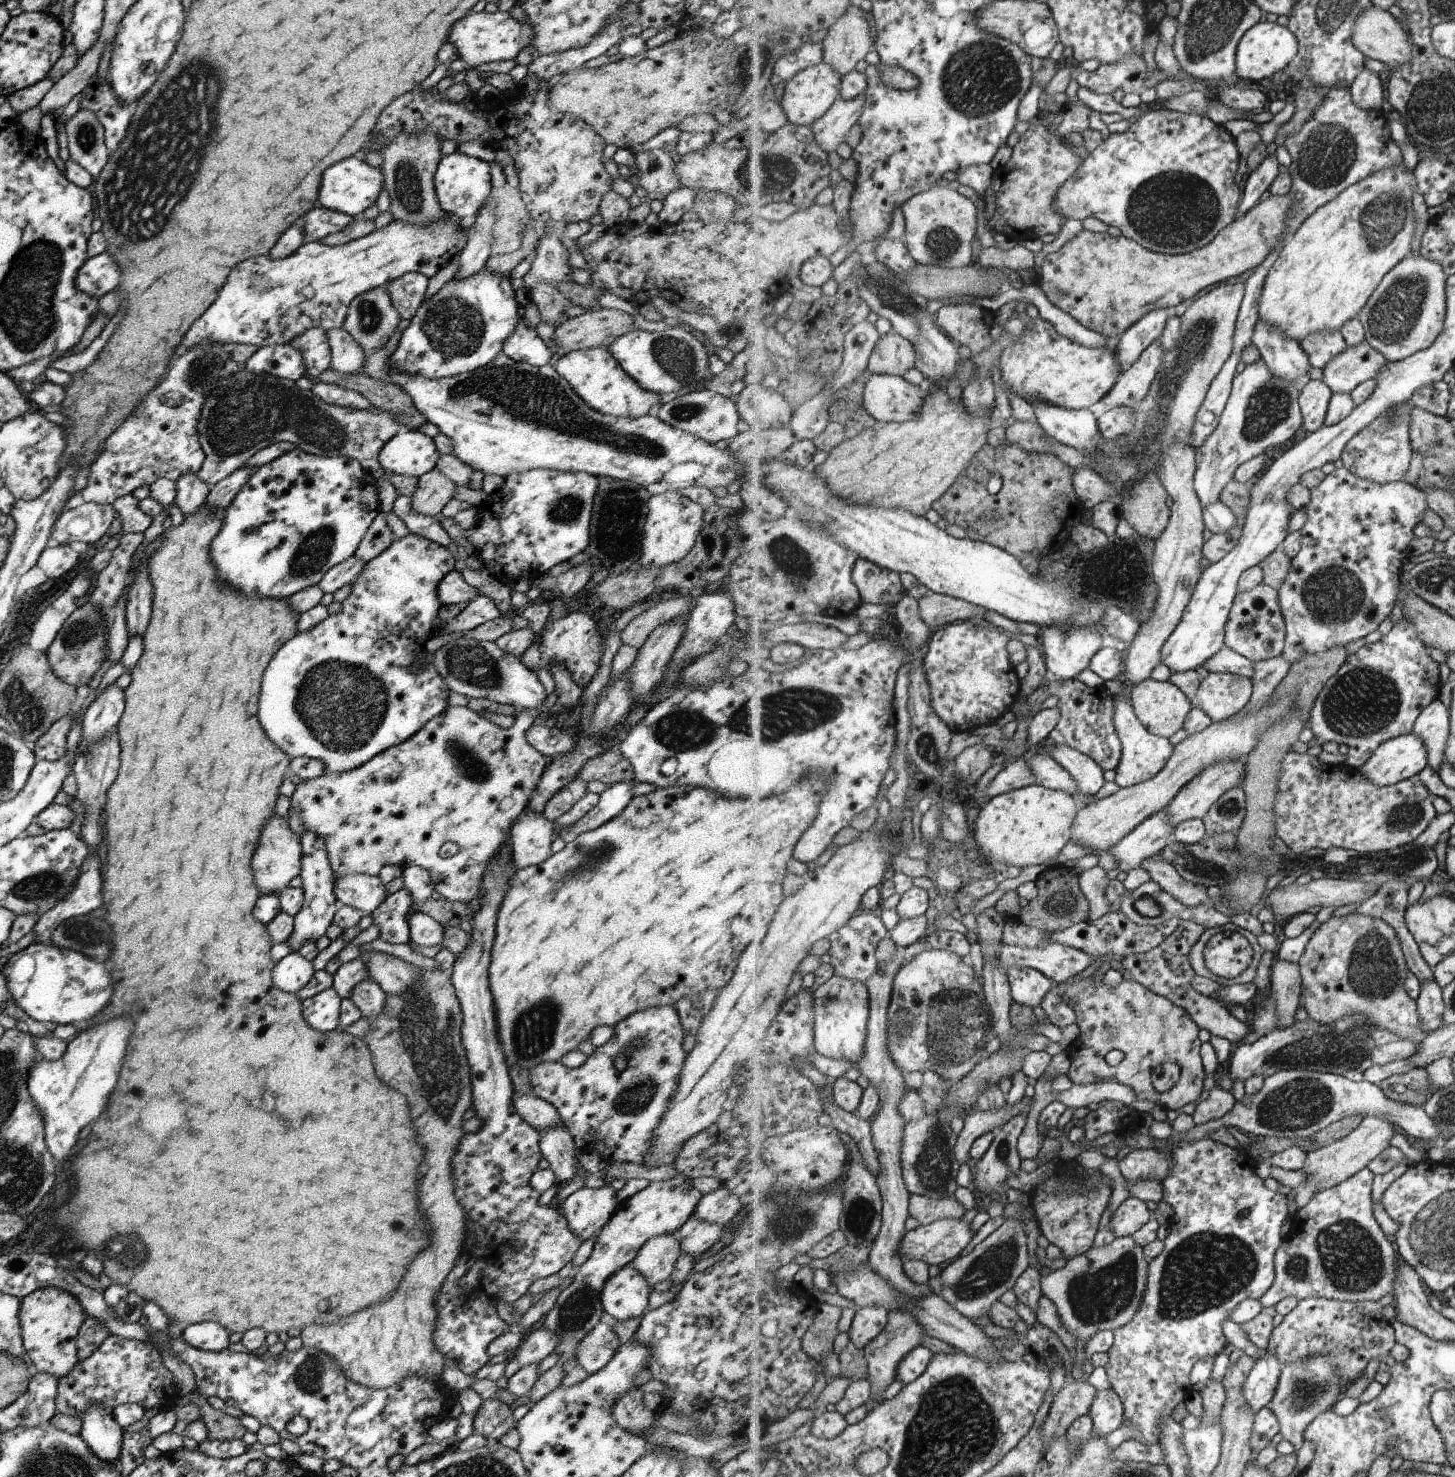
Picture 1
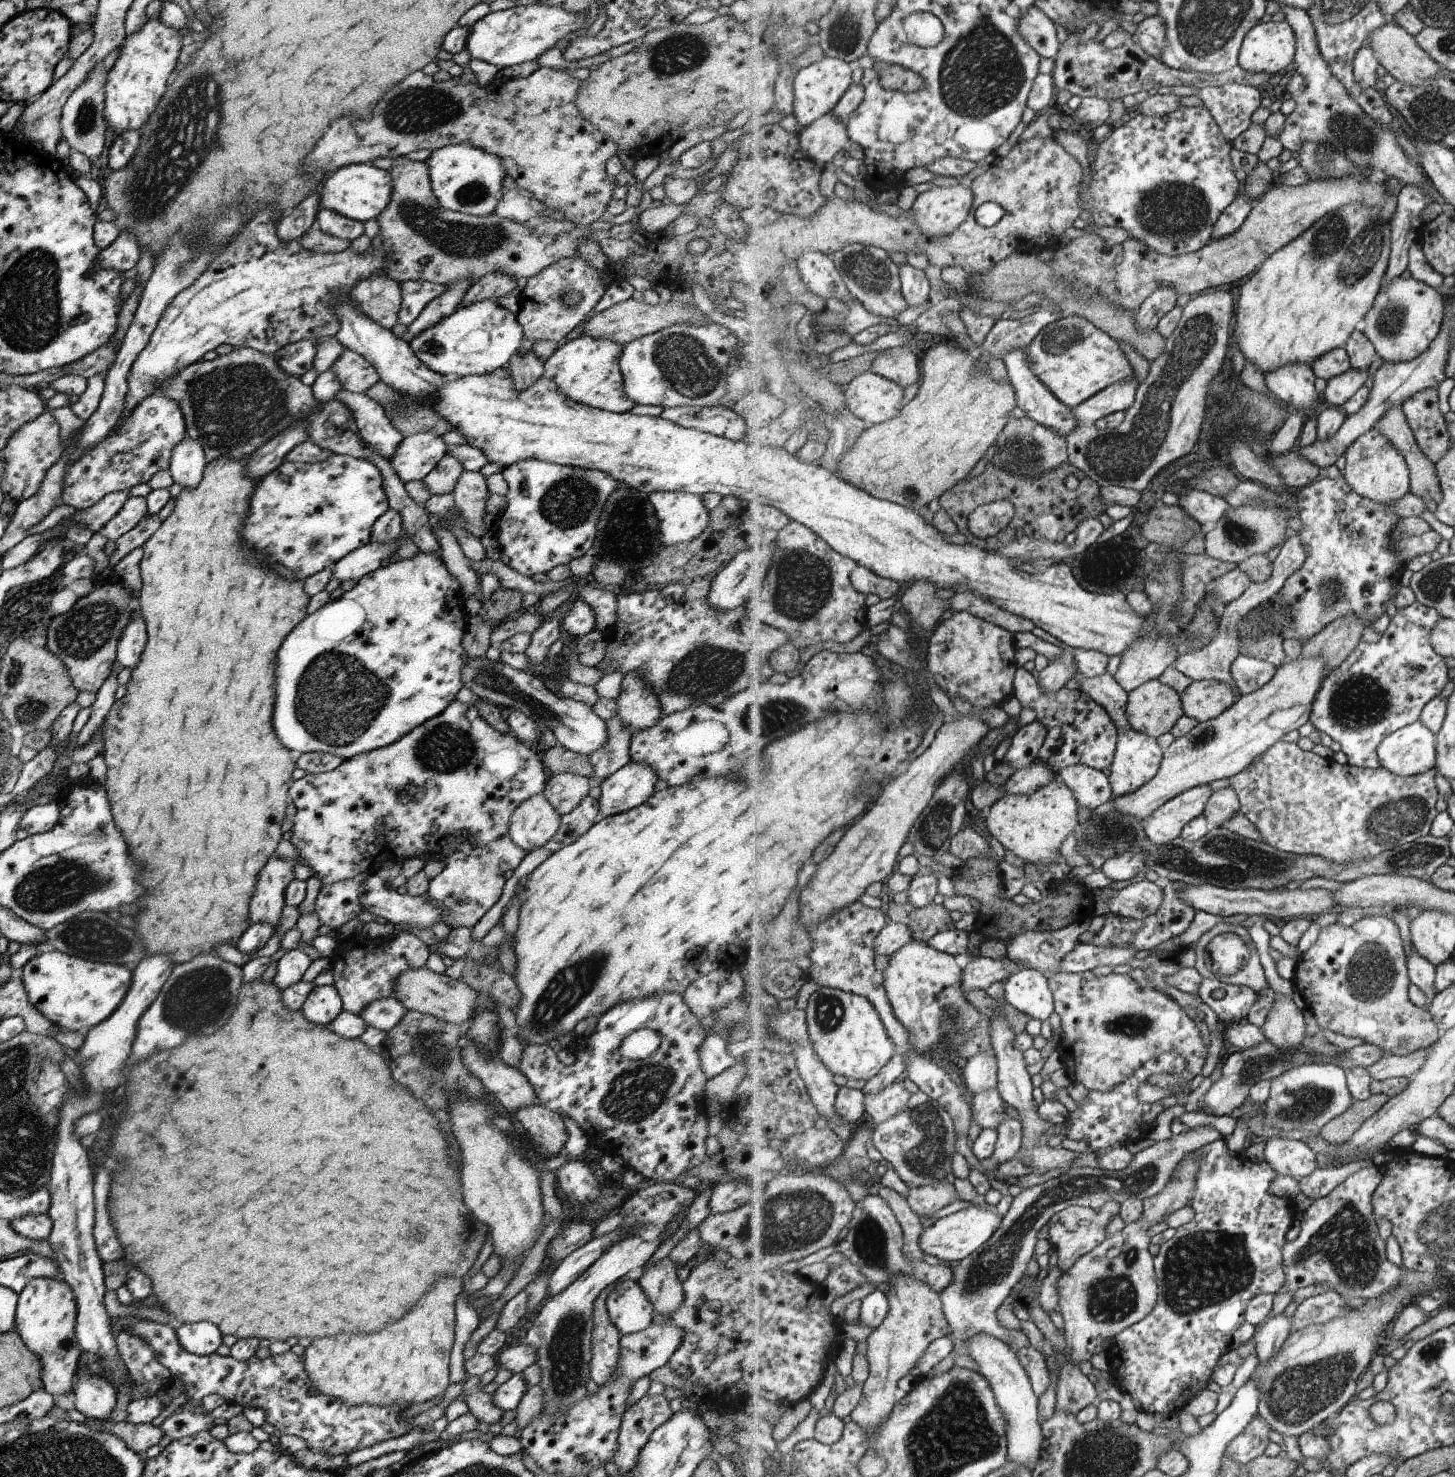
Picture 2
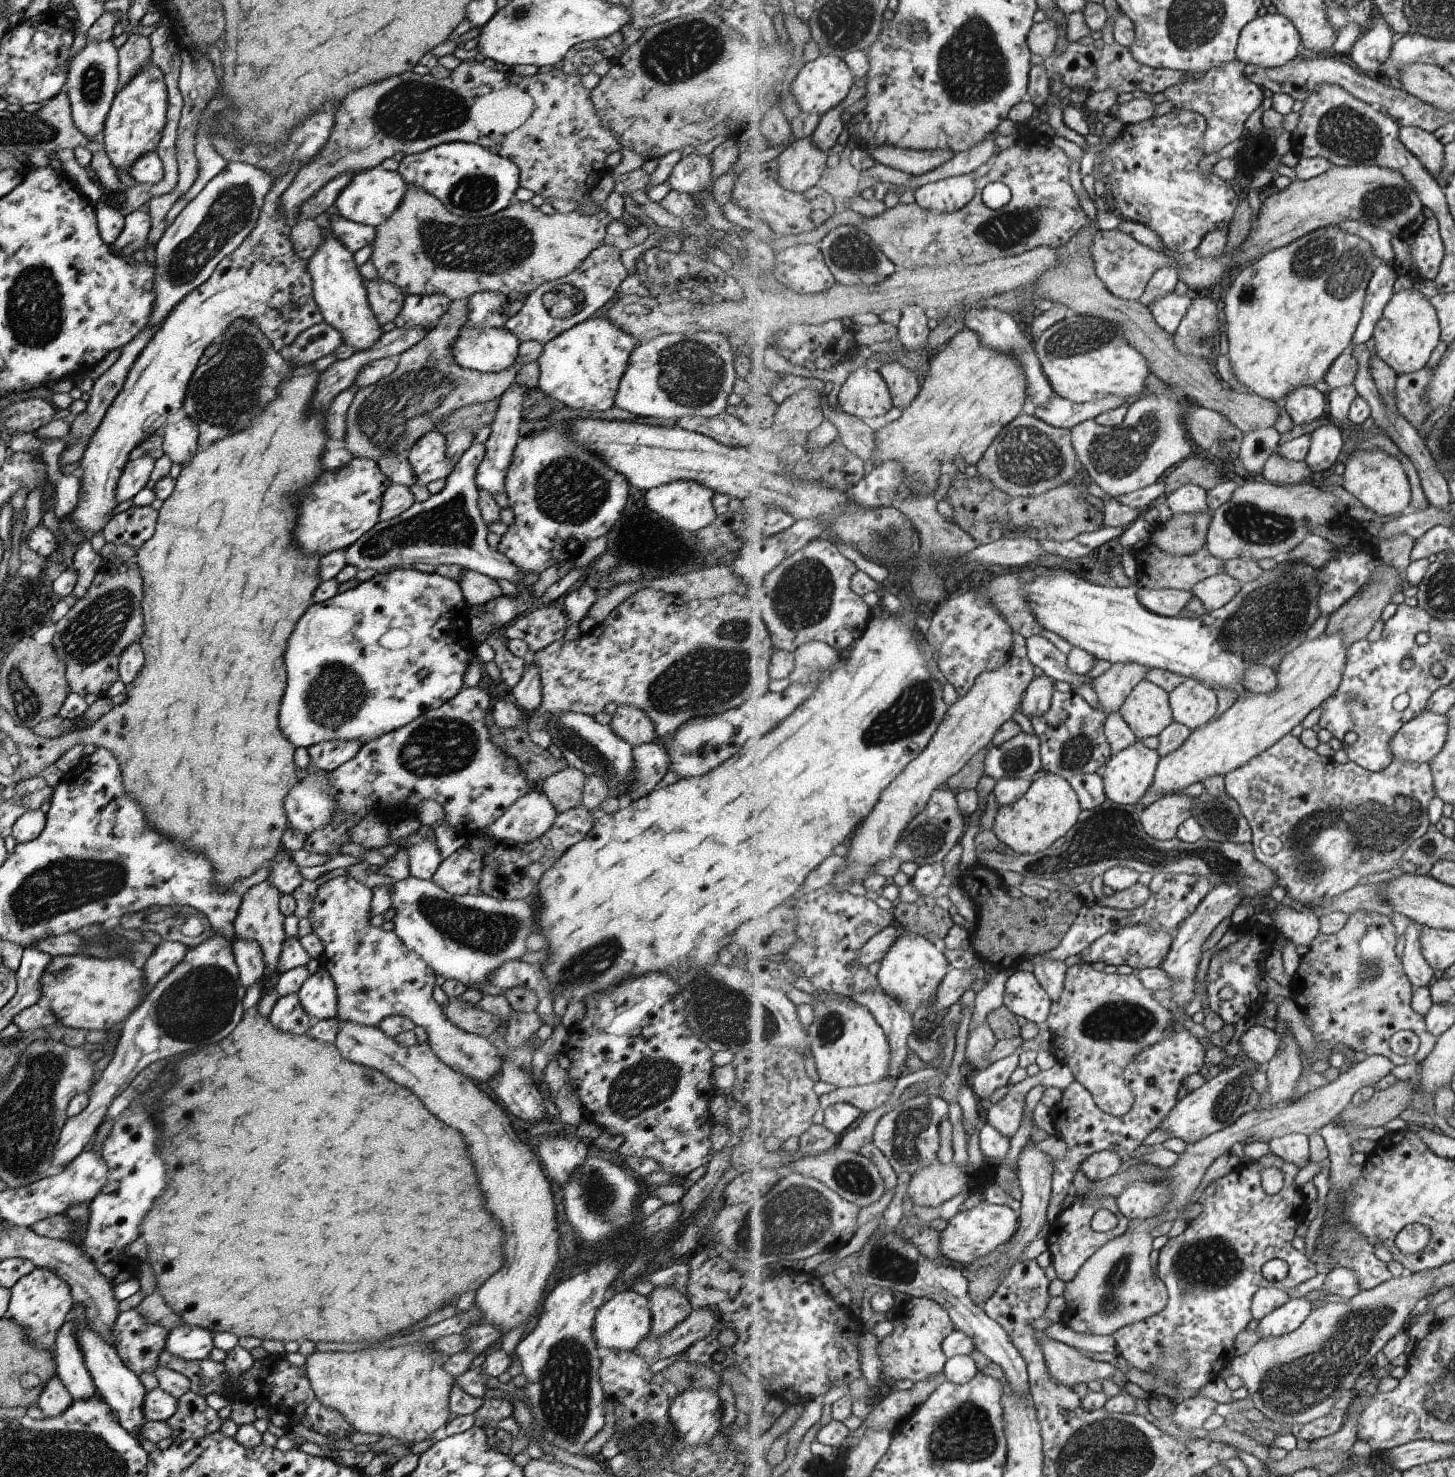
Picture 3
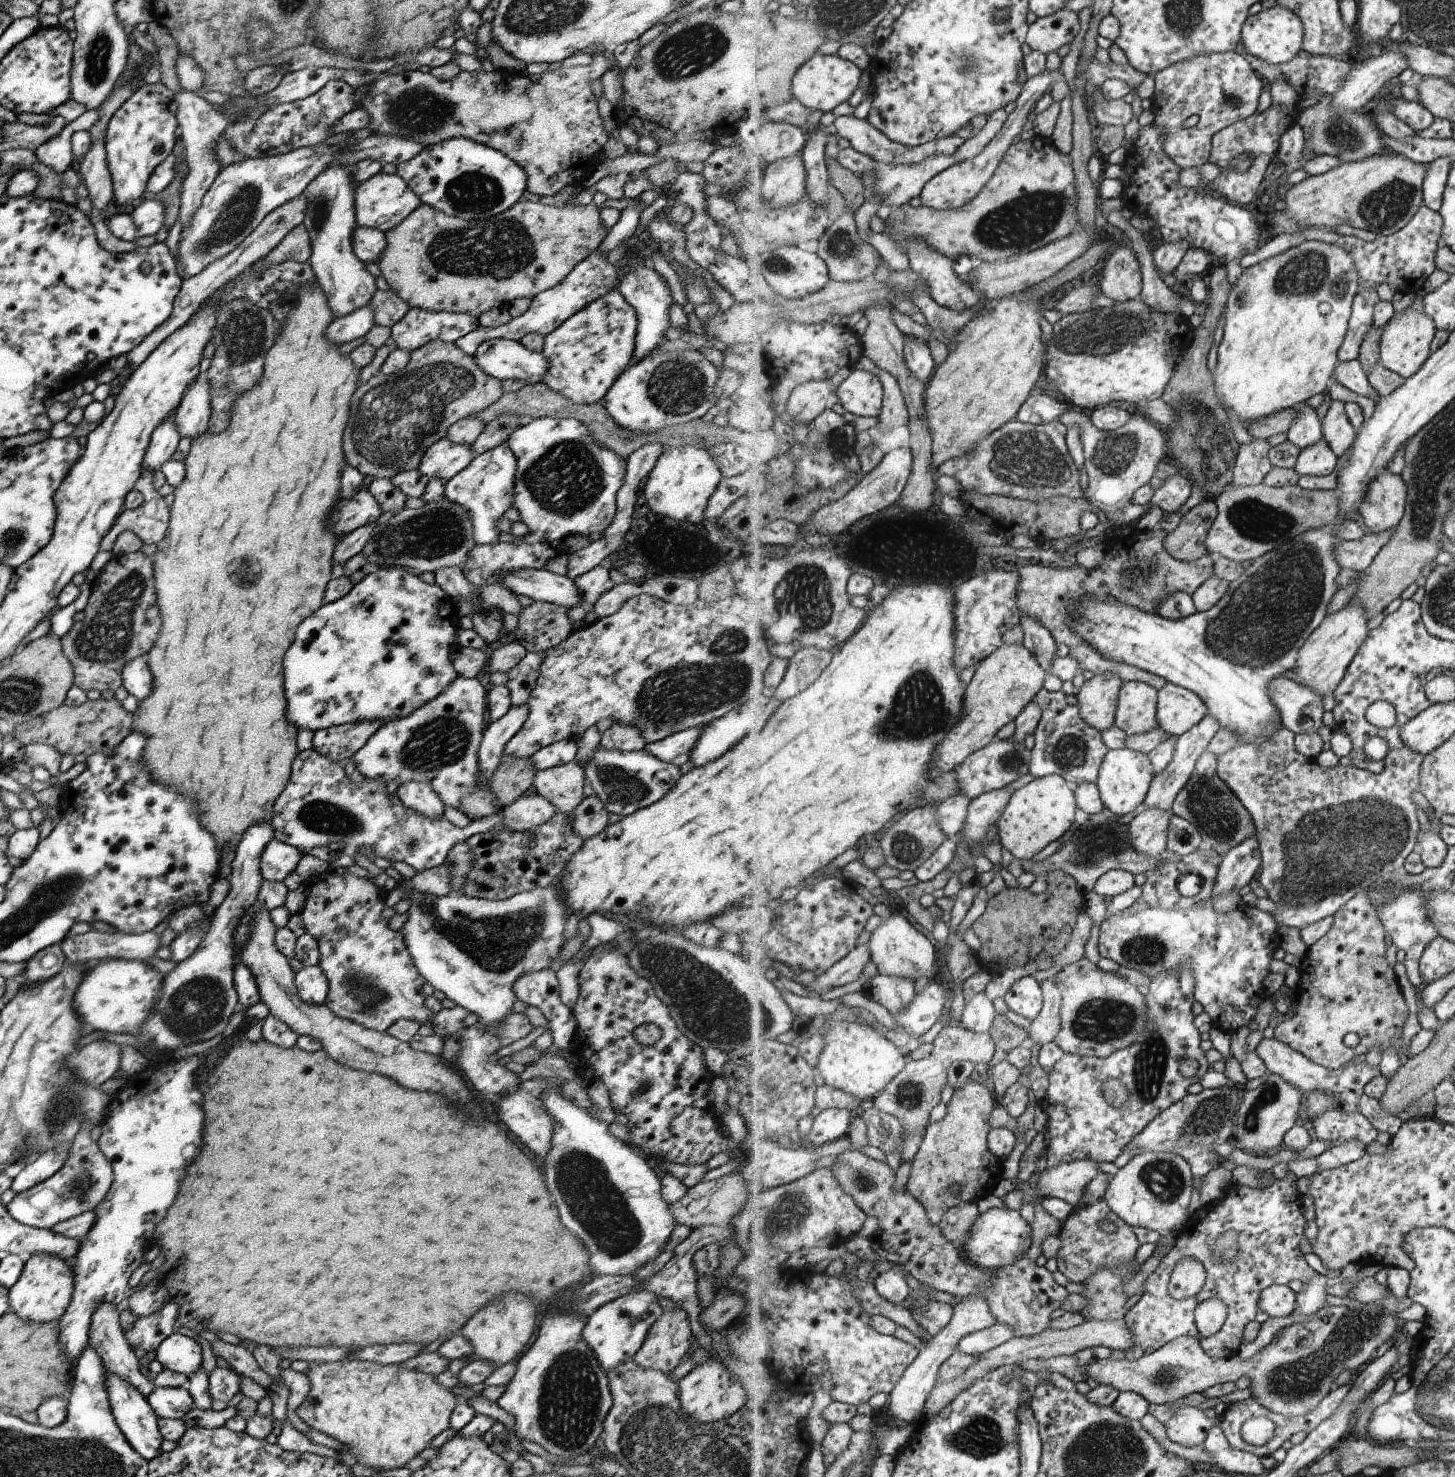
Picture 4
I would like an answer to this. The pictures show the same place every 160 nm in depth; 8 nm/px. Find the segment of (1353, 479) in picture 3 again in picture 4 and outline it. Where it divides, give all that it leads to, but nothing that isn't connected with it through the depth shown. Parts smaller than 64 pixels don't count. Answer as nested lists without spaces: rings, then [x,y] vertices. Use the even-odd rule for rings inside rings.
[[[1384,470],[1371,484],[1361,512],[1370,534],[1383,534],[1398,528],[1407,508],[1407,486],[1401,475]]]

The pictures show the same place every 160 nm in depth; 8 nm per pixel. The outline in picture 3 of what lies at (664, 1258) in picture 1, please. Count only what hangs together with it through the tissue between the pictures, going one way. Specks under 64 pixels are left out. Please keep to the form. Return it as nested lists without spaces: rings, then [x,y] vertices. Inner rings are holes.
[[[657,1286],[646,1296],[651,1314],[649,1338],[659,1338],[675,1328],[692,1311],[686,1296],[671,1286]]]

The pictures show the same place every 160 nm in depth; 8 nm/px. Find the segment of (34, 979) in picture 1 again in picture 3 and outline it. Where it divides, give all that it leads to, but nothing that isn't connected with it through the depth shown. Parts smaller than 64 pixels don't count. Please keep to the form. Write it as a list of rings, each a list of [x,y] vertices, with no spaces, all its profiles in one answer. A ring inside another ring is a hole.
[[[55,956],[39,978],[41,996],[49,1001],[49,1012],[71,1029],[108,1031],[135,1010],[143,1000],[143,972],[127,958],[99,959],[94,956]]]

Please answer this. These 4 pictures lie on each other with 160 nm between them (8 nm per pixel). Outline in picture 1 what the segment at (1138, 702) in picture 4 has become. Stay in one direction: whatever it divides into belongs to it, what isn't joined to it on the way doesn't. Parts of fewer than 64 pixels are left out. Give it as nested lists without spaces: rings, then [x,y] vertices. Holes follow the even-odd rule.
[[[1147,679],[1143,683],[1130,686],[1127,697],[1131,700],[1135,715],[1152,734],[1172,738],[1184,729],[1187,716],[1191,713],[1193,702],[1173,682],[1157,682]]]

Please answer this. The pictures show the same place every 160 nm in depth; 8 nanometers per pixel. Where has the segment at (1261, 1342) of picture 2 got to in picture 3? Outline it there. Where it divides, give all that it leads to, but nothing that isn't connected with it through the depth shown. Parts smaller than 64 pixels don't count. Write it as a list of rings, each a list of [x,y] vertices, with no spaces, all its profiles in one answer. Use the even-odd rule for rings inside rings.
[[[1303,1297],[1292,1299],[1275,1313],[1259,1321],[1257,1329],[1264,1338],[1294,1332],[1307,1321],[1313,1310],[1313,1301],[1307,1301]]]

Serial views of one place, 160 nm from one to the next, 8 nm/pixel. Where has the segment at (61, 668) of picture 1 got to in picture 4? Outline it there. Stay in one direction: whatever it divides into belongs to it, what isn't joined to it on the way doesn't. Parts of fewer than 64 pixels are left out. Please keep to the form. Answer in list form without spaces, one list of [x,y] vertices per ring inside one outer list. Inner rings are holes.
[[[139,551],[121,556],[113,555],[107,562],[106,567],[96,577],[96,584],[83,610],[83,620],[73,622],[73,626],[67,630],[60,638],[63,655],[71,662],[73,668],[73,685],[81,688],[87,693],[90,690],[115,691],[122,683],[120,682],[121,668],[137,658],[143,656],[149,648],[151,642],[155,640],[159,620],[157,620],[157,610],[155,610],[155,594],[153,594],[153,582],[151,582],[151,557],[147,557]]]

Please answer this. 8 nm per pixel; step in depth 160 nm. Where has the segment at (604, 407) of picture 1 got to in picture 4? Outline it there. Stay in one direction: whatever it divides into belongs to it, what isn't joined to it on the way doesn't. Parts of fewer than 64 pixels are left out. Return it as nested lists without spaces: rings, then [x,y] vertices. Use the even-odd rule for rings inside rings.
[[[616,288],[609,290],[597,300],[589,302],[573,316],[567,318],[542,338],[541,354],[547,360],[547,372],[543,374],[542,383],[560,396],[565,396],[571,402],[591,406],[600,401],[611,388],[615,380],[622,374],[621,370],[632,361],[633,344],[636,334],[636,317],[633,308],[629,306]]]

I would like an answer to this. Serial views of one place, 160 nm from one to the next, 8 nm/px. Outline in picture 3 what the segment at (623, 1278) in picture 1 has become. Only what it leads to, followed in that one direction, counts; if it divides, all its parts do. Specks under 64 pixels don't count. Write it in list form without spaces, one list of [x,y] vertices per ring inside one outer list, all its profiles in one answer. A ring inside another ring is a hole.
[[[631,1289],[624,1290],[615,1293],[595,1310],[593,1324],[591,1324],[591,1338],[602,1353],[608,1350],[633,1352],[639,1340],[643,1340],[648,1335],[650,1322],[651,1314],[646,1298]]]

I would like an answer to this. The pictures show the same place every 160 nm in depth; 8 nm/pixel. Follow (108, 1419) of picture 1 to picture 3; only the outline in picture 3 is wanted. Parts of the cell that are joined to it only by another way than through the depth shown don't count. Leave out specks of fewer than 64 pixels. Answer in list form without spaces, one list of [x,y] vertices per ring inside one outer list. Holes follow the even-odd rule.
[[[70,1315],[55,1334],[52,1354],[56,1376],[72,1400],[89,1400],[98,1394],[83,1364],[83,1354],[75,1338],[75,1322]]]

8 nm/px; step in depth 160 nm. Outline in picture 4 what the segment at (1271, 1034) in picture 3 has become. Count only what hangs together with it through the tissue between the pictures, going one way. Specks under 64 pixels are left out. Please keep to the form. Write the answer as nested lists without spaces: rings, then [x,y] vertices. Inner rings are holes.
[[[1273,1037],[1262,1038],[1256,1046],[1255,1052],[1271,1073],[1281,1076],[1285,1082],[1289,1082],[1295,1088],[1299,1088],[1306,1096],[1311,1092],[1329,1094],[1335,1100],[1334,1109],[1347,1112],[1347,1114],[1359,1111],[1359,1104],[1361,1104],[1361,1098],[1364,1095],[1363,1088],[1367,1086],[1367,1082],[1371,1082],[1377,1076],[1381,1076],[1379,1066],[1373,1066],[1367,1060],[1362,1063],[1356,1061],[1351,1066],[1345,1065],[1338,1070],[1324,1068],[1319,1064],[1315,1064],[1315,1062],[1307,1060],[1303,1054],[1295,1052],[1291,1046]]]

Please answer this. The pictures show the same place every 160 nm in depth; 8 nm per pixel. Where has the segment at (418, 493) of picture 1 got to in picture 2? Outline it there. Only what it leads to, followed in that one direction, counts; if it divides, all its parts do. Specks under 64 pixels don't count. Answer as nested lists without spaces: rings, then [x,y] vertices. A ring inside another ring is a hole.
[[[443,455],[437,466],[433,467],[421,480],[431,496],[452,492],[457,477],[463,470],[460,462],[451,455]]]

